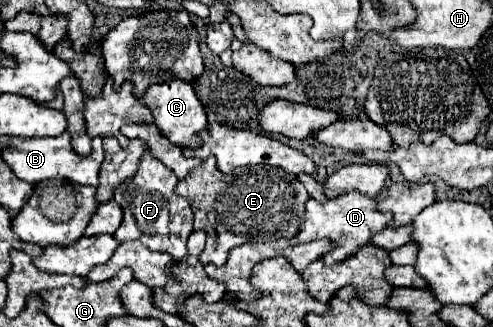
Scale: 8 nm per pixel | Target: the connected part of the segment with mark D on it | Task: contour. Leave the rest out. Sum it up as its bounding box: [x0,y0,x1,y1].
[294,192,392,264]

